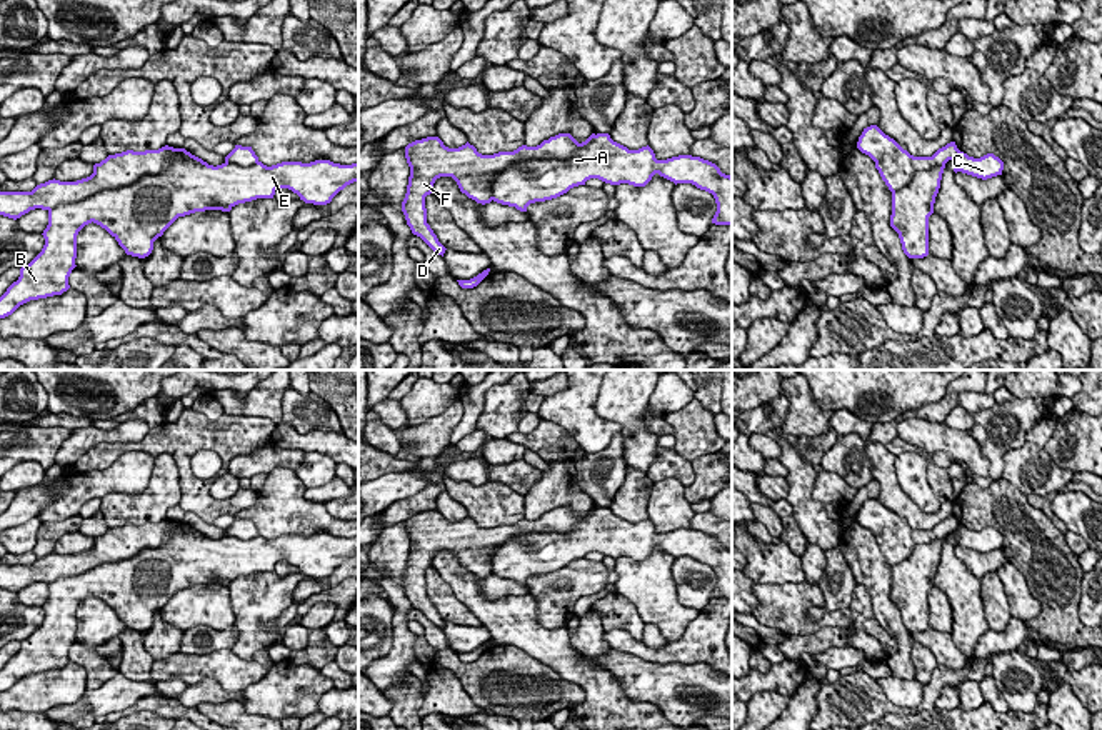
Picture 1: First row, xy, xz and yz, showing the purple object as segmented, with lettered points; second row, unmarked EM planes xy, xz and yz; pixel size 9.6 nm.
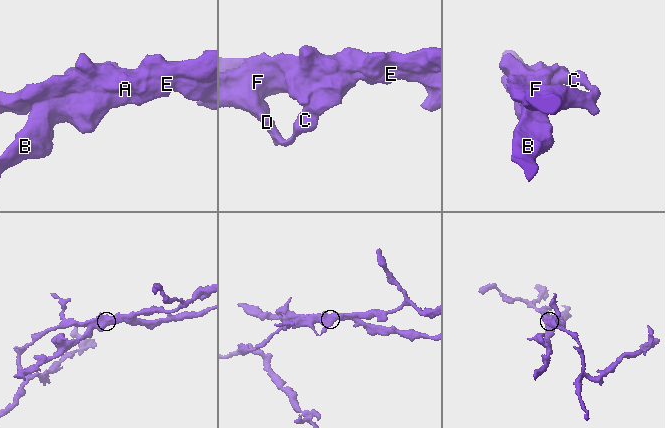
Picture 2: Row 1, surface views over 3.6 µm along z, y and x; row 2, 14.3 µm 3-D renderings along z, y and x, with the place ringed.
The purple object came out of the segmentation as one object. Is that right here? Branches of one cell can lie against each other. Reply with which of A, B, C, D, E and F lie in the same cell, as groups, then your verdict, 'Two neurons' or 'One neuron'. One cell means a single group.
Groups: A B C E / D F. Two neurons

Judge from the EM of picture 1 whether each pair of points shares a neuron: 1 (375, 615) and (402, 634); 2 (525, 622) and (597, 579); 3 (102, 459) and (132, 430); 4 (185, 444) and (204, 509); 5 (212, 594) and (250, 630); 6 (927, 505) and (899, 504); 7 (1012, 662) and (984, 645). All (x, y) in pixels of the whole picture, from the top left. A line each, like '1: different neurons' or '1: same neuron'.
1: different neurons
2: different neurons
3: different neurons
4: same neuron
5: different neurons
6: different neurons
7: different neurons

